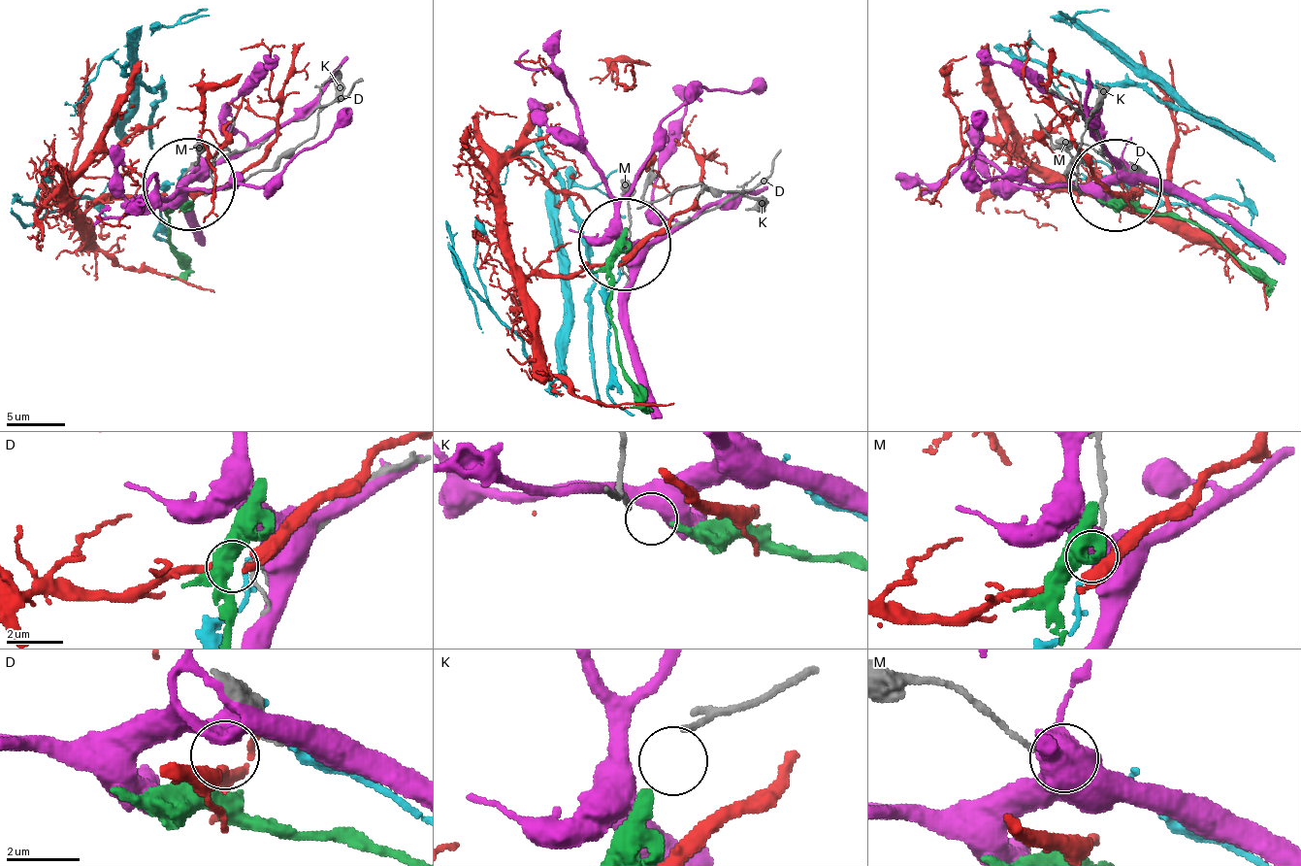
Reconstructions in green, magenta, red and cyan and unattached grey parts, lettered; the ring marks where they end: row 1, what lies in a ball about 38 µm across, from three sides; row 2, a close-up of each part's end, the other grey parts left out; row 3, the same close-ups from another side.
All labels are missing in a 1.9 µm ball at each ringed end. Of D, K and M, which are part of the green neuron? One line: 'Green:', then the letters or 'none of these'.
Green: none of these

